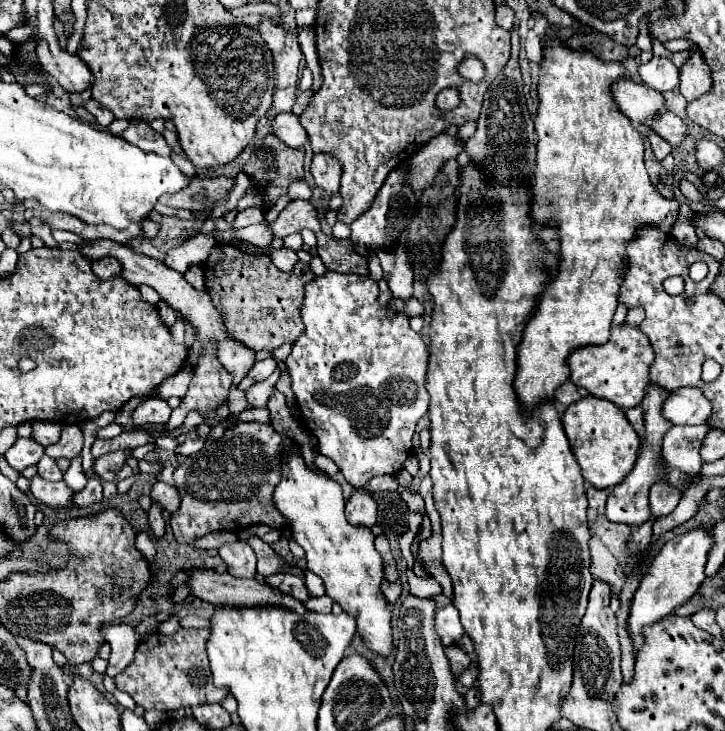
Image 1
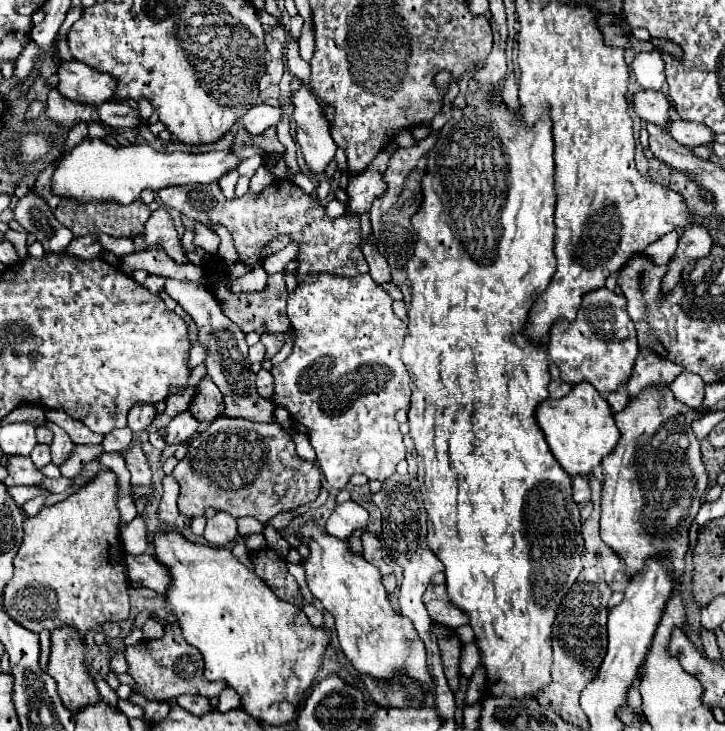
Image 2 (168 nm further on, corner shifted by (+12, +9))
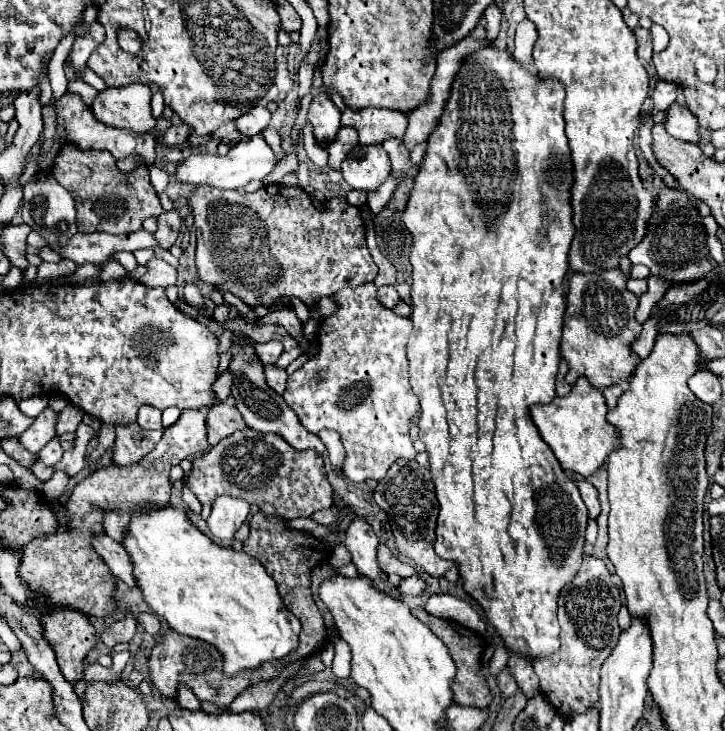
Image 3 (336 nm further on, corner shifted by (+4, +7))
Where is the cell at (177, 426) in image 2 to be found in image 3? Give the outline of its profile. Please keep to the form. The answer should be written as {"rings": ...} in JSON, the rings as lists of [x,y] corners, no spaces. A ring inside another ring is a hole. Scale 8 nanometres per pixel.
{"rings":[[[184,411],[174,425],[164,429],[162,441],[158,441],[156,447],[140,463],[132,467],[102,467],[82,479],[66,505],[70,513],[68,529],[64,525],[58,525],[56,535],[34,539],[22,551],[18,577],[26,583],[28,595],[36,601],[36,607],[40,611],[50,611],[54,607],[72,607],[100,619],[108,617],[114,611],[114,575],[90,545],[92,535],[104,533],[102,509],[128,513],[138,511],[140,507],[166,507],[172,491],[168,475],[170,469],[186,457],[206,453],[208,447],[210,445],[206,441],[204,413]]]}

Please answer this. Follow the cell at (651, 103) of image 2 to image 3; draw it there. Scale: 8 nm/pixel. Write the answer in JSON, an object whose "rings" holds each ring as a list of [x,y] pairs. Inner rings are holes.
{"rings":[[[674,103],[664,121],[664,127],[676,139],[688,143],[700,143],[700,125],[696,123],[696,117],[688,111],[688,107]]]}

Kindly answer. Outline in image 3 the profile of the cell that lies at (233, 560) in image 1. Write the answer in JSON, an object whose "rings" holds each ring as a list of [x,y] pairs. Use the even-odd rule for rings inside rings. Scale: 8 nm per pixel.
{"rings":[[[222,495],[212,503],[212,513],[206,523],[218,541],[232,541],[234,533],[246,521],[248,513],[250,505],[244,499]]]}

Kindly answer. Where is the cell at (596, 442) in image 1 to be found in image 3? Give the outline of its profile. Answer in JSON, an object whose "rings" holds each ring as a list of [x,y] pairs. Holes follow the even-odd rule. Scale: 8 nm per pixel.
{"rings":[[[580,377],[566,397],[556,397],[548,405],[532,405],[530,417],[538,427],[542,439],[548,443],[562,469],[568,473],[592,475],[606,463],[606,457],[618,447],[618,431],[606,421],[606,401],[600,389],[592,387],[588,379]]]}

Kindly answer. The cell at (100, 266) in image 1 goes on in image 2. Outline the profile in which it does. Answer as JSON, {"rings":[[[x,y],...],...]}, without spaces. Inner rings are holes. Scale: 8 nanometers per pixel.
{"rings":[[[92,233],[92,235],[86,235],[86,237],[74,237],[72,243],[68,245],[66,253],[74,255],[78,259],[96,259],[96,257],[100,257],[102,247],[100,247],[98,235]]]}

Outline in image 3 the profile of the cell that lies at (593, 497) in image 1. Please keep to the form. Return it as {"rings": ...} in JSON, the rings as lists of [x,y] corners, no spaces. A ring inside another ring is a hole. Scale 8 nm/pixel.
{"rings":[[[576,481],[576,487],[578,487],[580,495],[582,495],[582,501],[588,507],[588,517],[596,519],[600,515],[600,501],[598,501],[596,487],[592,483],[588,483],[588,481]]]}

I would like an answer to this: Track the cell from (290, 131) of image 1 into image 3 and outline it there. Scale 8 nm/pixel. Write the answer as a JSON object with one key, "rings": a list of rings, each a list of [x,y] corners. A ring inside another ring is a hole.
{"rings":[[[256,105],[248,113],[244,113],[240,119],[236,119],[234,123],[236,123],[236,129],[242,135],[252,137],[252,135],[260,133],[264,127],[268,127],[268,123],[270,123],[270,111],[266,107]]]}

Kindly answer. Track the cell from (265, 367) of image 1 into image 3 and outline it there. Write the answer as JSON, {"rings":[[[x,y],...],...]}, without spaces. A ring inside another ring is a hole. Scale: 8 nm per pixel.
{"rings":[[[268,341],[268,343],[262,343],[262,345],[256,345],[256,353],[258,353],[262,363],[276,363],[282,351],[284,349],[278,341]]]}

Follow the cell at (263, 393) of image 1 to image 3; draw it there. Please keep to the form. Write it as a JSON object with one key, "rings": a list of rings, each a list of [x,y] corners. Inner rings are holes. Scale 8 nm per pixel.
{"rings":[[[264,365],[264,377],[266,377],[266,383],[270,389],[274,389],[276,393],[284,393],[284,387],[286,387],[286,371],[276,367],[276,365]]]}

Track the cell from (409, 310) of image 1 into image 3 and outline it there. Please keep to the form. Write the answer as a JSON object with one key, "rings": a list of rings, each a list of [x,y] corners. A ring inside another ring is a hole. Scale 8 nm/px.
{"rings":[[[382,287],[382,289],[378,289],[378,299],[388,309],[392,309],[400,301],[400,297],[398,297],[398,293],[396,293],[394,287]]]}

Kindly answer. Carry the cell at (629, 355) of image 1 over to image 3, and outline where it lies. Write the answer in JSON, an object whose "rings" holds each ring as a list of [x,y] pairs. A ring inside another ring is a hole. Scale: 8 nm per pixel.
{"rings":[[[620,267],[600,269],[594,273],[574,273],[570,277],[570,289],[566,295],[564,329],[562,329],[562,341],[560,341],[562,357],[568,361],[566,381],[570,385],[574,385],[580,375],[584,375],[594,387],[606,389],[610,385],[628,381],[636,365],[640,363],[640,359],[632,351],[632,343],[640,337],[640,331],[642,331],[642,325],[634,317],[634,311],[638,309],[638,297],[626,289],[626,281],[628,277],[622,273]]]}

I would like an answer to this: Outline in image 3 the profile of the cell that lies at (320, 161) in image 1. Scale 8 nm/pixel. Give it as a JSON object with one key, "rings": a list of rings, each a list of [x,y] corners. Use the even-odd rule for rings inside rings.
{"rings":[[[318,93],[308,109],[308,121],[314,125],[318,141],[334,141],[340,129],[340,109],[332,103],[328,93]]]}

